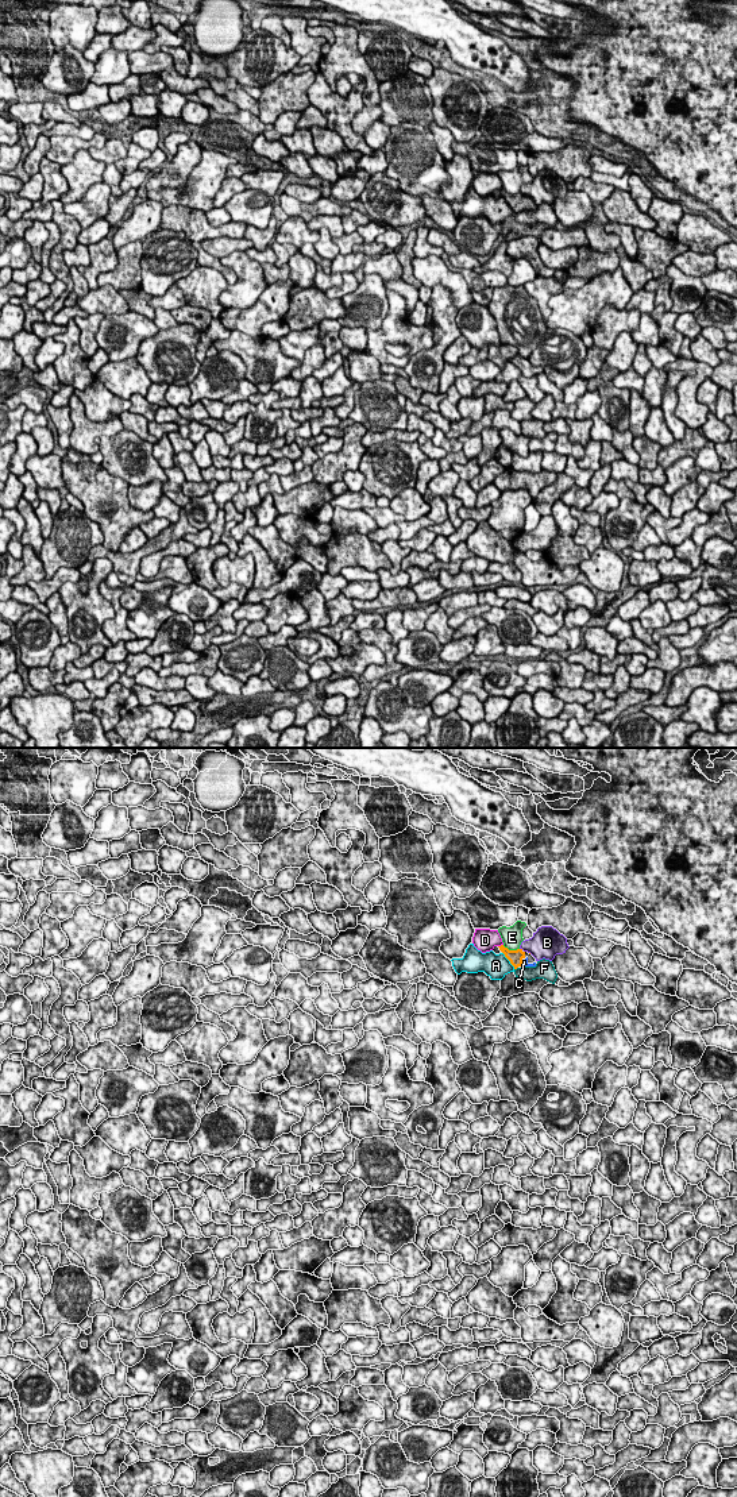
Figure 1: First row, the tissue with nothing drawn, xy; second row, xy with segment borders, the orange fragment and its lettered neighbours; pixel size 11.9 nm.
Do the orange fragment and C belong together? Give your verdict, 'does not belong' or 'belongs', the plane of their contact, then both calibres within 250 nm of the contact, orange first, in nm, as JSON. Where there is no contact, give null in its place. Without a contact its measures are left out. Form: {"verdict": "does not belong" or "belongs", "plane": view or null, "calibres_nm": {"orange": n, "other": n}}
{"verdict": "belongs", "plane": "xy", "calibres_nm": {"orange": 160, "other": 60}}

